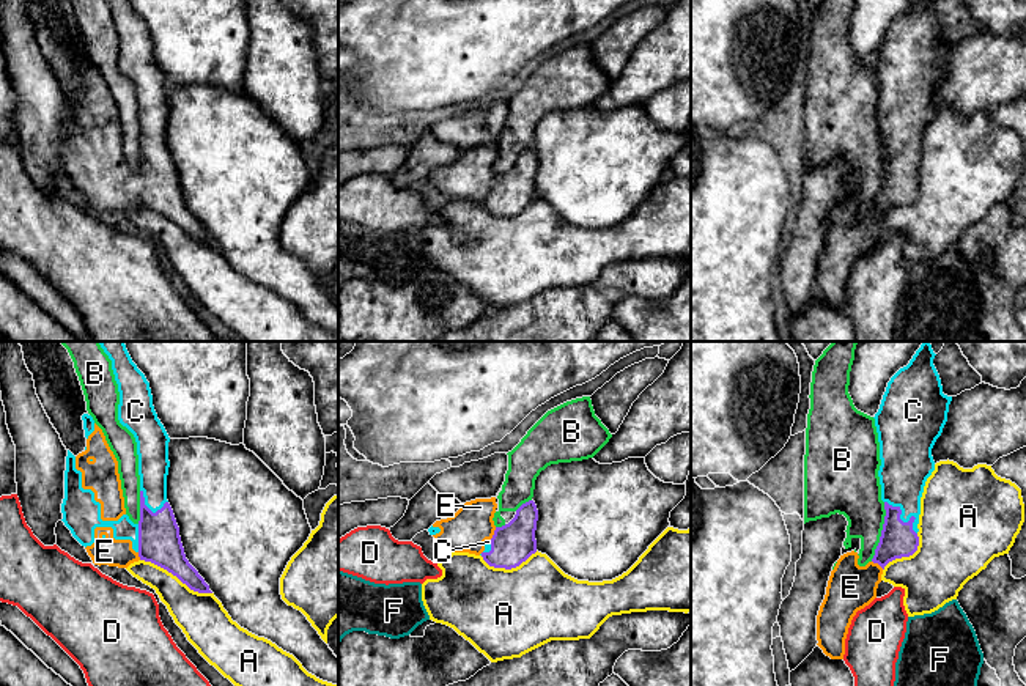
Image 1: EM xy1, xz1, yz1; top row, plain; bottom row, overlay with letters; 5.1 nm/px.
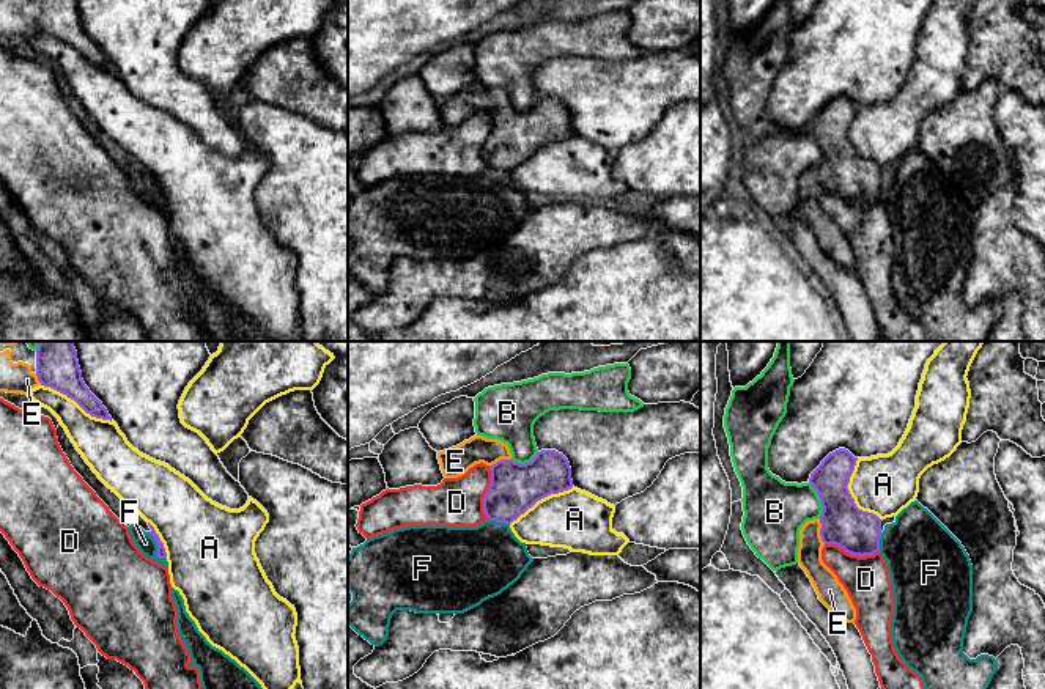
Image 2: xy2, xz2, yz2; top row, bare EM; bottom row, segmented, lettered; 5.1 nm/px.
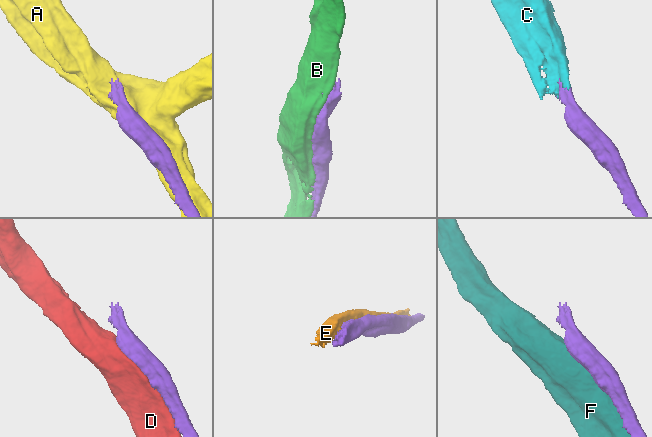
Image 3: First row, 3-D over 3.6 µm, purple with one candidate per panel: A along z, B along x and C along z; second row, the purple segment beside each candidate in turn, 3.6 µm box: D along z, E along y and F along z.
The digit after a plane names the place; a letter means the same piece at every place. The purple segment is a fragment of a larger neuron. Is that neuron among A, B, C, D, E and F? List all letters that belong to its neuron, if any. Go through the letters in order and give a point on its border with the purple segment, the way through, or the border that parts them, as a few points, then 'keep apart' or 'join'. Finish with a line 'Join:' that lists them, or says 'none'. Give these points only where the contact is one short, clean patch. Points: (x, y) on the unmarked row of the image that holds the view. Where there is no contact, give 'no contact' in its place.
A: contact yz2 (850, 142); keep apart
B: contact yz1 (882, 180); keep apart
C: contact yz1 (902, 169); join
D: contact yz2 (852, 202); keep apart
E: contact yz2 (820, 180); join
F: contact xy2 (156, 191); border xy2 (139, 175), (153, 186), (156, 202), (166, 206); keep apart
Join: C, E

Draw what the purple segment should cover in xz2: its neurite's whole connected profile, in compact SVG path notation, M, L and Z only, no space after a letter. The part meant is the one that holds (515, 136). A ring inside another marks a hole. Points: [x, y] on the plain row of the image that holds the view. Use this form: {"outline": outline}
{"outline": "M474 83L463 91L439 99L438 107L445 126L458 126L475 112L486 112L491 118L491 132L483 145L483 159L489 168L511 171L538 148L573 135L568 107L556 98L541 98L526 112L515 110L507 91L497 87Z"}

